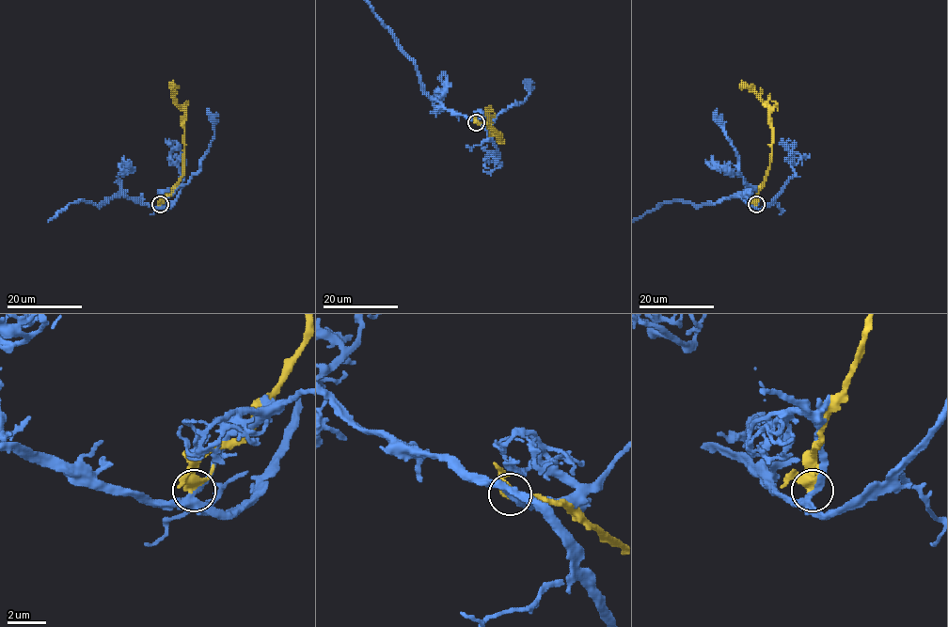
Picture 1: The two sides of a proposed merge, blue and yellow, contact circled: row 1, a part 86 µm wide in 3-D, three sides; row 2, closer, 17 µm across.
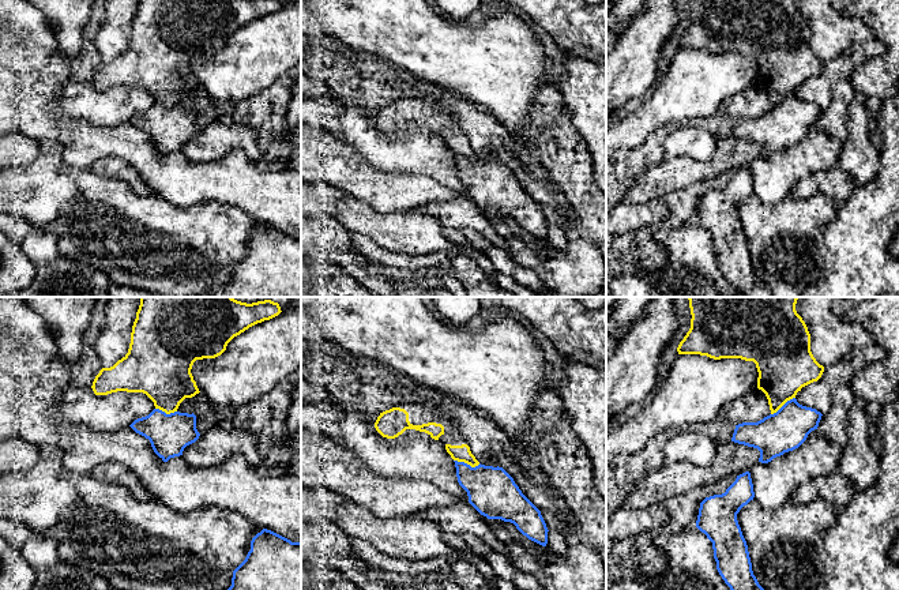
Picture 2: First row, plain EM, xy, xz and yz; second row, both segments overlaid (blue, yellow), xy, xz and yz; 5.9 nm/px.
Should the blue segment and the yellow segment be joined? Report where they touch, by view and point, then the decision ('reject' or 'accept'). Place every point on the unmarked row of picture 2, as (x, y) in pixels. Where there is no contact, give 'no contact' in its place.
xz (466, 158) | reject

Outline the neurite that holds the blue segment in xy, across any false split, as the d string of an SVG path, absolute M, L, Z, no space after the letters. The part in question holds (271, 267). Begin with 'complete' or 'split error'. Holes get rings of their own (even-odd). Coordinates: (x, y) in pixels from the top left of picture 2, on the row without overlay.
complete | M263 223L251 236L245 255L233 266L232 281L203 297L301 297L301 236L290 234Z

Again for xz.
complete | M455 157L459 180L467 187L469 198L488 214L511 217L529 234L546 241L548 222L541 206L522 188L514 173L503 164L478 159L471 162L464 157Z

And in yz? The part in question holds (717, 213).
complete | M745 166L725 188L700 198L696 222L712 237L716 264L733 288L746 297L772 297L753 270L748 240L737 215L740 204L753 192L751 168Z

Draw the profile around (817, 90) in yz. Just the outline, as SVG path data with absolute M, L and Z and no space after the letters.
M876 38L861 41L838 57L824 61L824 67L817 76L802 82L795 94L800 99L816 104L821 109L830 105L834 84L839 80L850 79L853 71L866 60L883 56L885 46Z

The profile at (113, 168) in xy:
M105 158L97 161L90 168L90 170L99 176L125 180L131 185L133 192L142 196L154 195L150 185L146 181L143 181L142 177L138 174L138 172L133 168L131 168L128 164L125 164L123 159Z

